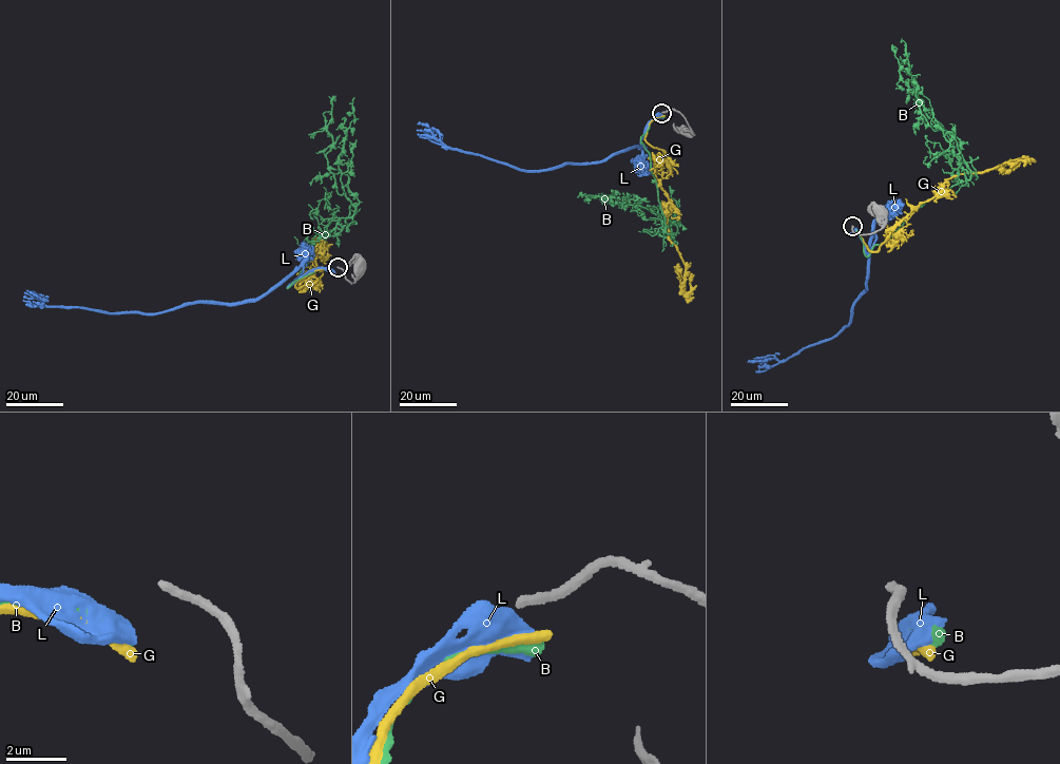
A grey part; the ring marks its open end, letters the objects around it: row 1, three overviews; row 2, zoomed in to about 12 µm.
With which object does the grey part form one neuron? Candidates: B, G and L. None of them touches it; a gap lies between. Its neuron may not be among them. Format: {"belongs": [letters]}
{"belongs": ["G"]}

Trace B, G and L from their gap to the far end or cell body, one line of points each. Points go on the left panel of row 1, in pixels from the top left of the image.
B: (334, 271), (318, 269), (287, 288), (314, 246), (347, 225), (350, 203), (336, 190), (326, 153), (334, 101)
G: (333, 271), (315, 269), (296, 286), (318, 280), (325, 242), (316, 241), (332, 244)
L: (333, 270), (314, 269), (289, 285), (300, 265), (254, 299), (184, 303), (157, 313), (43, 305), (30, 291)

